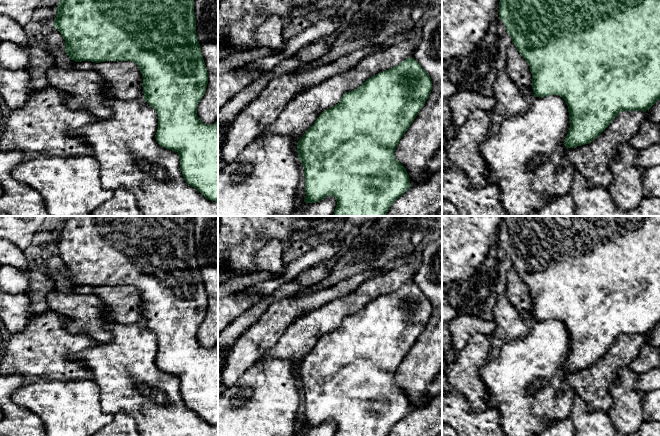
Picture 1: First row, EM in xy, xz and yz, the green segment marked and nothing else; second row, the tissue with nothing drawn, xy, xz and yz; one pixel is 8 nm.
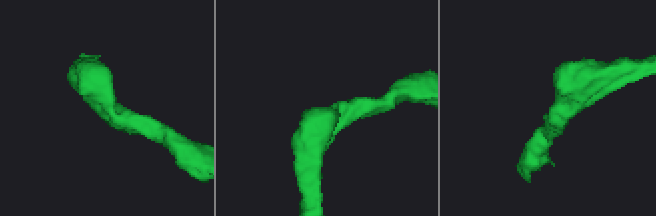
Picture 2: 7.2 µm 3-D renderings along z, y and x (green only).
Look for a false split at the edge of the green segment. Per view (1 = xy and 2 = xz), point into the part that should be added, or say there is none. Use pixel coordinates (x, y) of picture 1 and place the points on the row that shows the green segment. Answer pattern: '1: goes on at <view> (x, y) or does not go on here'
1: does not go on here
2: does not go on here

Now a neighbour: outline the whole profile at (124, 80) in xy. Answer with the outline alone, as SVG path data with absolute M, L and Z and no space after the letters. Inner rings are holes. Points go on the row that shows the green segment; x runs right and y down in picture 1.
M131 61L99 62L92 68L107 82L107 94L119 100L144 99L139 66Z

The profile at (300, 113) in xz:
M410 37L365 57L356 66L298 94L290 100L277 120L268 125L261 136L290 136L297 144L319 115L339 103L342 96L357 89L376 74L389 70L411 58L418 40Z

